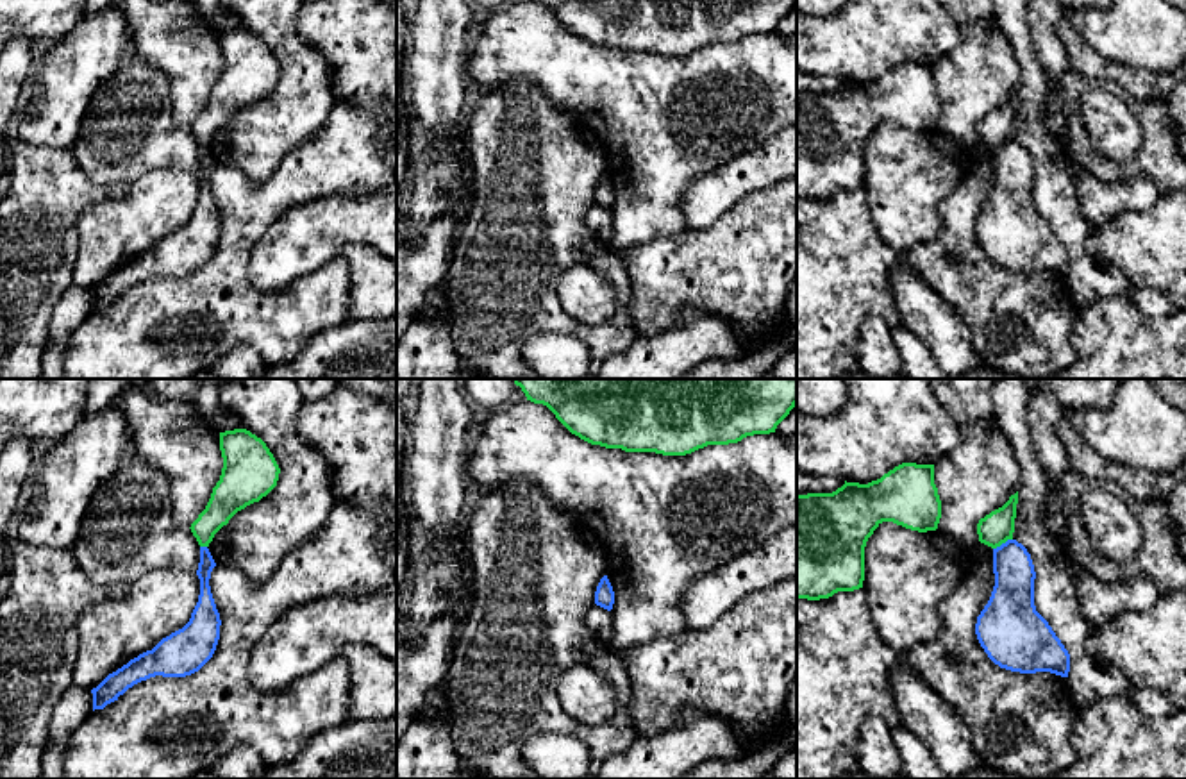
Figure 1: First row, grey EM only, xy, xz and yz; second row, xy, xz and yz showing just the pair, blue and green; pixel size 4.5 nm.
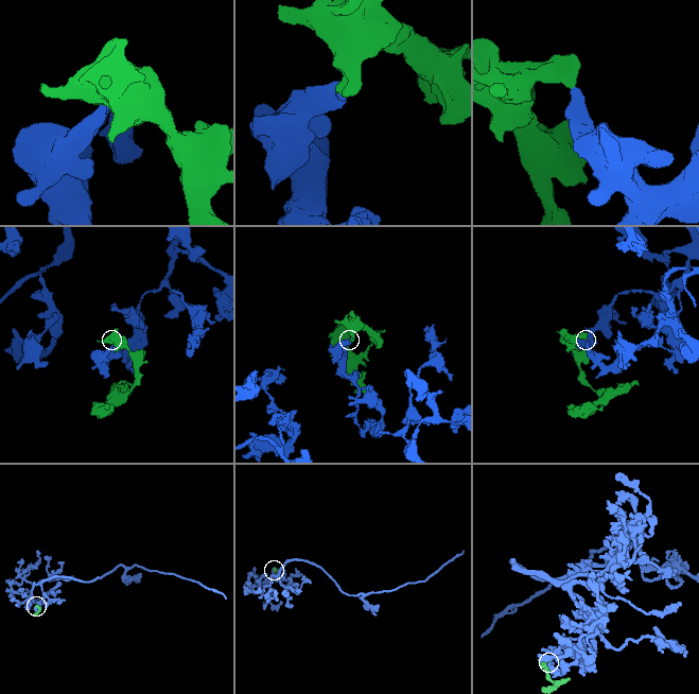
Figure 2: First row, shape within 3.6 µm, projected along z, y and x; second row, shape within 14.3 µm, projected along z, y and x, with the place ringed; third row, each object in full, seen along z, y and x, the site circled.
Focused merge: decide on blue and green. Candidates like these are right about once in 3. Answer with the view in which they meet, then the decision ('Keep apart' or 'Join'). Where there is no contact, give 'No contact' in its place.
Touches blue in yz. Keep apart

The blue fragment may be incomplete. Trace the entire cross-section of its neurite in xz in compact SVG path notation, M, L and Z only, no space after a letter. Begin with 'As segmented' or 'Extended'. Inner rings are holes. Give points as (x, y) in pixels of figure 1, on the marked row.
As segmented. M604 575L597 586L597 591L595 591L595 604L611 611L613 609L613 604L614 604L614 591L613 591L613 586L607 579L607 575Z

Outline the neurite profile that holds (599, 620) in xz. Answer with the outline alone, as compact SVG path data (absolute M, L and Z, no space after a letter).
M597 604L588 611L586 625L591 634L604 645L613 638L611 611Z

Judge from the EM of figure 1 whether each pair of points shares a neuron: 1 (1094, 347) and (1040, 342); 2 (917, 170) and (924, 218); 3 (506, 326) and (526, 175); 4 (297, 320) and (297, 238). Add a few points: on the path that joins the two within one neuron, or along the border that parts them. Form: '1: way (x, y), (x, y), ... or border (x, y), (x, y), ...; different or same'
1: border (1079, 309), (1070, 336), (1076, 347), (1074, 360); different
2: way (917, 183), (917, 206); same
3: way (506, 288), (506, 261), (526, 227), (526, 213); same
4: border (333, 256), (281, 288), (256, 288); different

